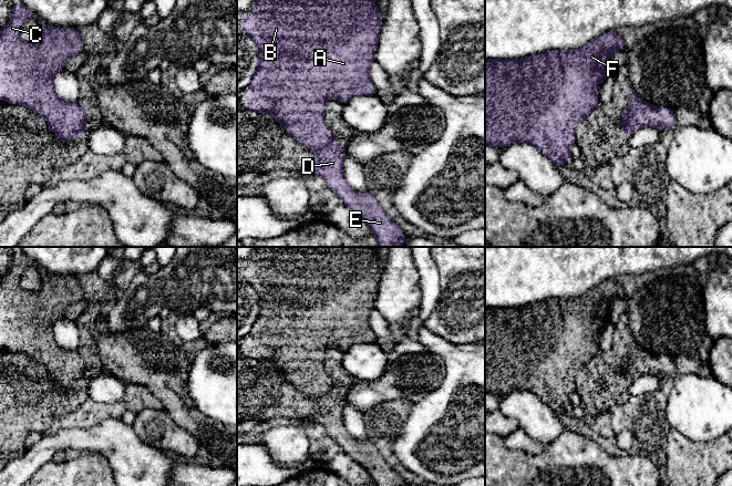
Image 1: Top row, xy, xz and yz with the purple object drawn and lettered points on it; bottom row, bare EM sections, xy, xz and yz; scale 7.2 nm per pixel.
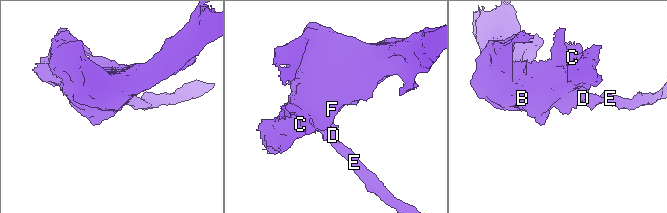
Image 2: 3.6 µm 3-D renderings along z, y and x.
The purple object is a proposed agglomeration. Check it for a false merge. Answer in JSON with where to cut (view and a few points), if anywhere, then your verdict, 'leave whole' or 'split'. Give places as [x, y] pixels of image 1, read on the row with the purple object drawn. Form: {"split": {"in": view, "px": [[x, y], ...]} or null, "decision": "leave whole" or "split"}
{"split": {"in": "xy", "px": [[82, 109], [83, 124], [75, 136]]}, "decision": "split"}

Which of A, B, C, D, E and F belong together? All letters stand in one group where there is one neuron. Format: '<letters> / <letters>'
A B C F / D E

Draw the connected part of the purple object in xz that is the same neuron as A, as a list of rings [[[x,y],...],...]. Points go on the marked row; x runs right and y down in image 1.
[[[255,0],[251,9],[264,9],[264,13],[246,13],[241,30],[250,37],[257,49],[259,68],[252,76],[251,83],[246,87],[247,108],[261,114],[271,114],[298,143],[310,151],[318,153],[331,142],[331,131],[324,124],[324,104],[330,96],[337,96],[341,104],[347,104],[352,97],[360,95],[377,95],[378,91],[370,80],[370,66],[374,63],[374,53],[378,48],[382,28],[382,14],[378,11],[374,0]]]

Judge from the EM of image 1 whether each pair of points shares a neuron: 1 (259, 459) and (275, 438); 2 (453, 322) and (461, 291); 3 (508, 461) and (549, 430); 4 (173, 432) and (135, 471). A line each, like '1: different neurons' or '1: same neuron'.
1: different neurons
2: same neuron
3: different neurons
4: different neurons

